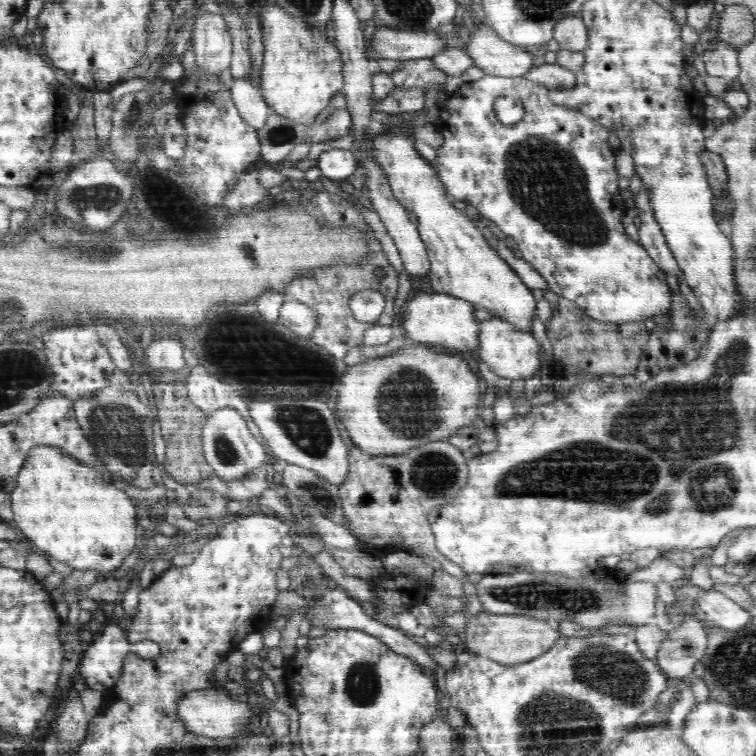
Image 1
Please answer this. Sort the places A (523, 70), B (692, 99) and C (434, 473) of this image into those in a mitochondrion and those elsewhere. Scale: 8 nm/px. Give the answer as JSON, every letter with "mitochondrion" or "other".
{"A":"other","B":"other","C":"mitochondrion"}

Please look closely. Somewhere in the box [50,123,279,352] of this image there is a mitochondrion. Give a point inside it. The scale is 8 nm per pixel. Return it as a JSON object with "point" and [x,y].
{"point":[100,197]}

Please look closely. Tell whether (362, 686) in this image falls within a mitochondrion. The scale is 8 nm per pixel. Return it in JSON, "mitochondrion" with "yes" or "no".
{"mitochondrion":"yes"}

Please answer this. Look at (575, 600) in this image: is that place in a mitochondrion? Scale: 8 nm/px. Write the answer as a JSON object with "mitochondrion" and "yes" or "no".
{"mitochondrion":"yes"}

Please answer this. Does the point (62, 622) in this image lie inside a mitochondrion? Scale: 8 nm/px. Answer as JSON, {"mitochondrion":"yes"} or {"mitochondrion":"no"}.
{"mitochondrion":"no"}

